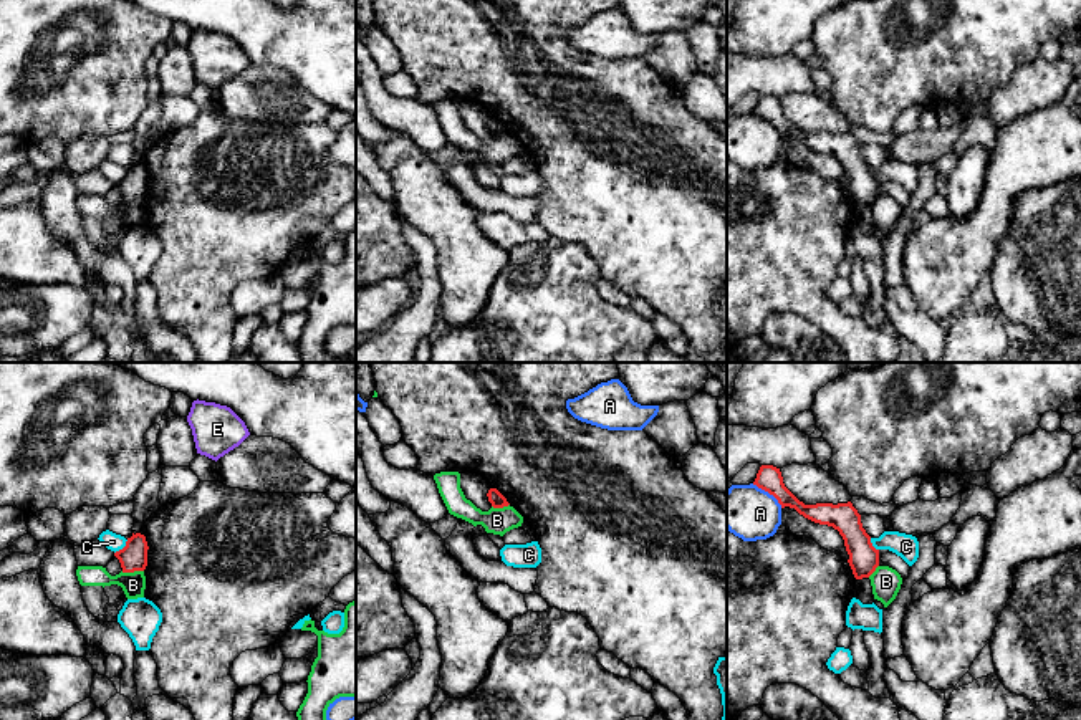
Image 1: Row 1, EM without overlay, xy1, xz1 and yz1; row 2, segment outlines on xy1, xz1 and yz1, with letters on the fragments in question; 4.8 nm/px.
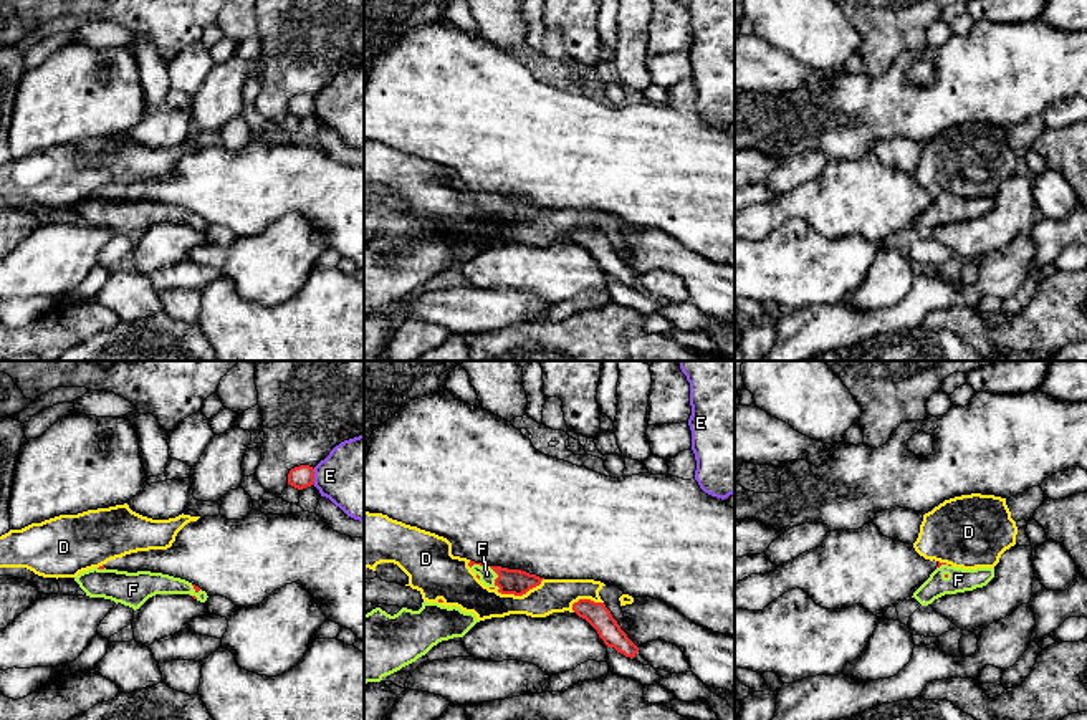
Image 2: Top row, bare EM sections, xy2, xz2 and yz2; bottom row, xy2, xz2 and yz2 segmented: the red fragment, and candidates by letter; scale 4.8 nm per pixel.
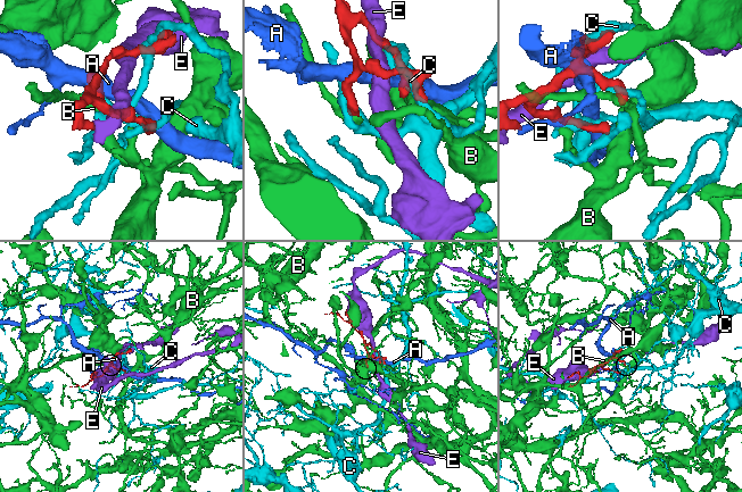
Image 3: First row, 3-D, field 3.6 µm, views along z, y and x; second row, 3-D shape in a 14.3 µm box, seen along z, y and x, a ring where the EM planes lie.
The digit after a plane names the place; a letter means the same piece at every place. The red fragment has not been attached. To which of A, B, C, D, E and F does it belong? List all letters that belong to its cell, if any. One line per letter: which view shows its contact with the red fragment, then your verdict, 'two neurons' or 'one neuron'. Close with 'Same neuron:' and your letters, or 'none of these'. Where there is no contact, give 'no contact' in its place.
A: contact in yz1; two neurons
B: contact in xy1; two neurons
C: contact in xy1; two neurons
D: contact in xz2; two neurons
E: contact in xy2; two neurons
F: contact in xz2; one neuron
Same neuron: F

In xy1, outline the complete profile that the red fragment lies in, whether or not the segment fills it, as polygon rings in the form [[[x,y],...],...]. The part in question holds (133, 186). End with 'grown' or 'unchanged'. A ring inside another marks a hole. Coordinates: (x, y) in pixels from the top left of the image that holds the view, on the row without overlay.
[[[132,162],[132,166],[127,167],[126,175],[114,182],[121,192],[123,202],[144,200],[147,195],[147,179],[146,166]]]; unchanged

